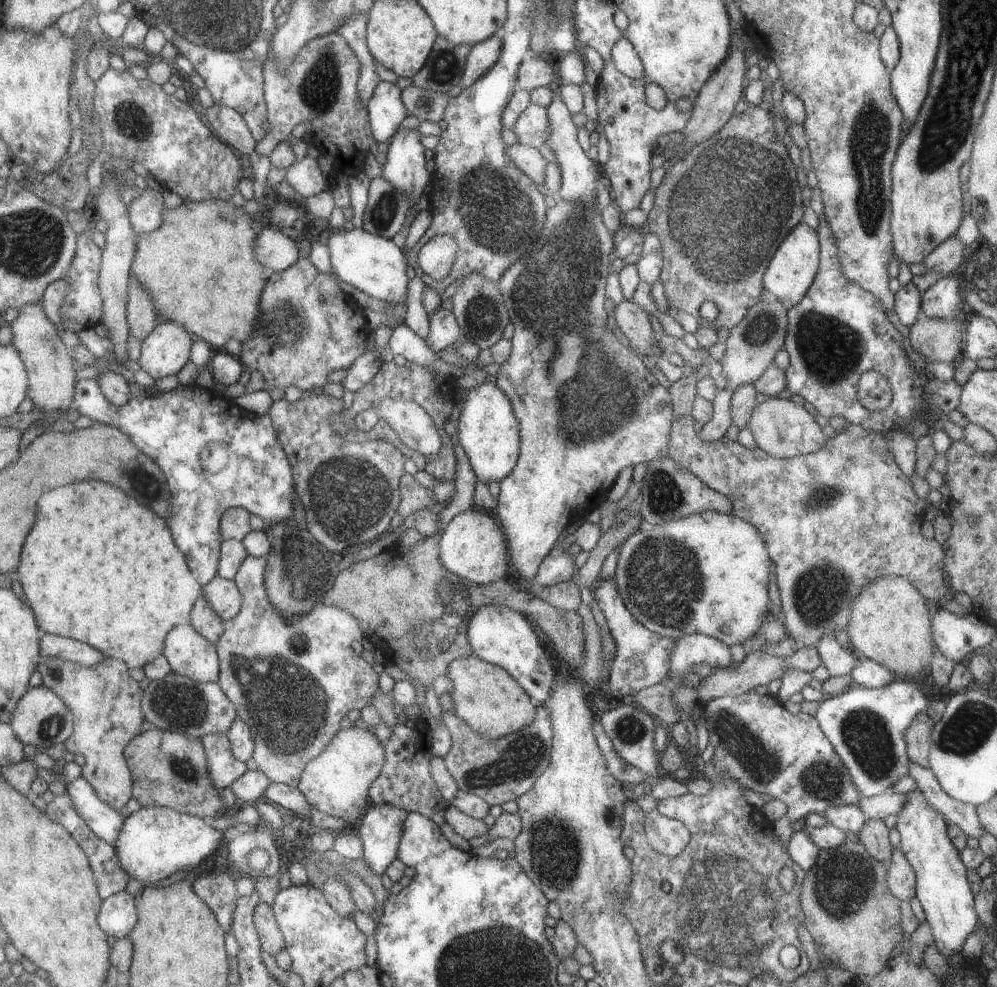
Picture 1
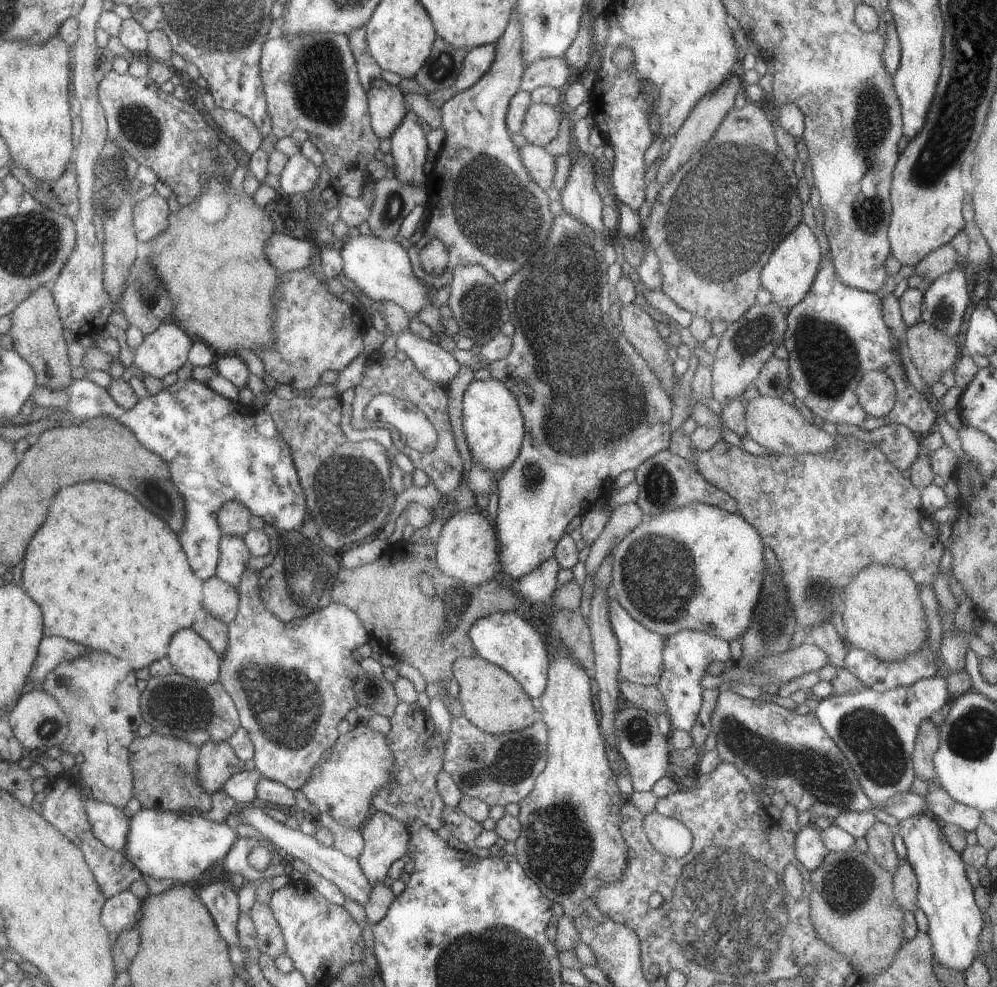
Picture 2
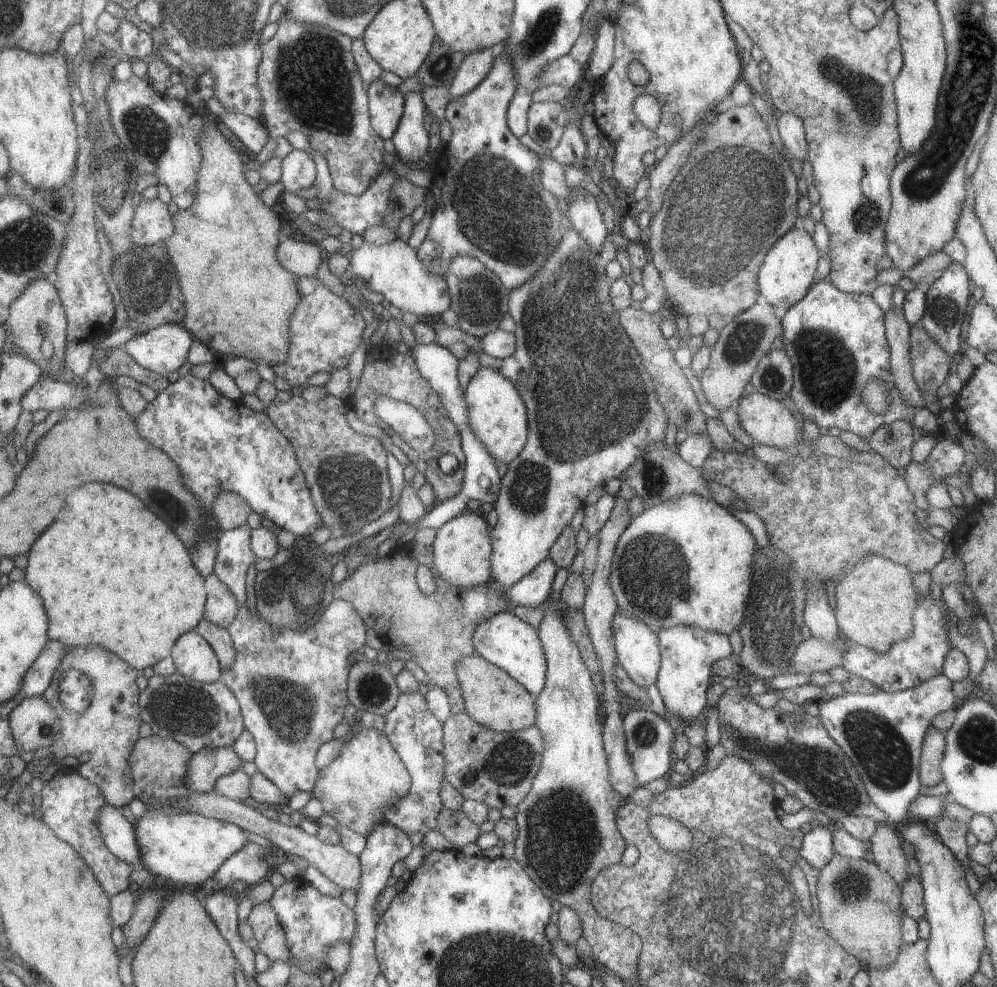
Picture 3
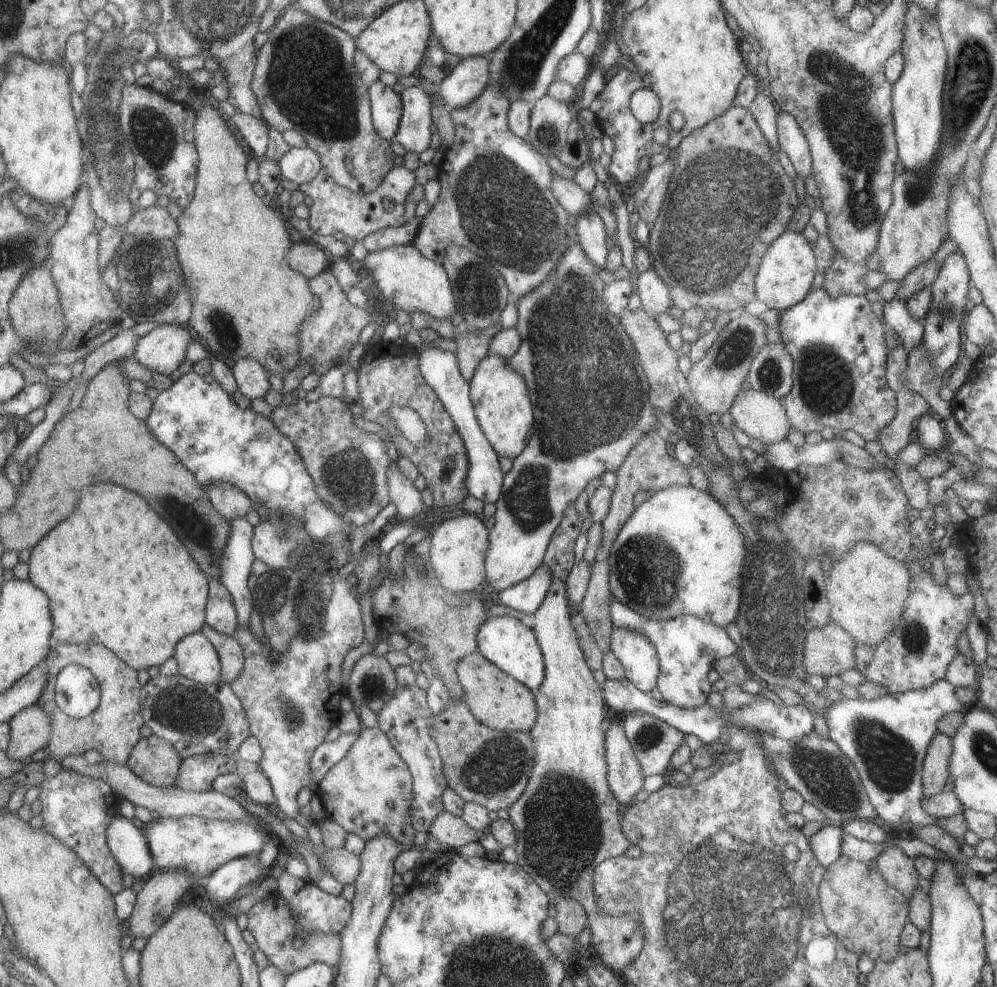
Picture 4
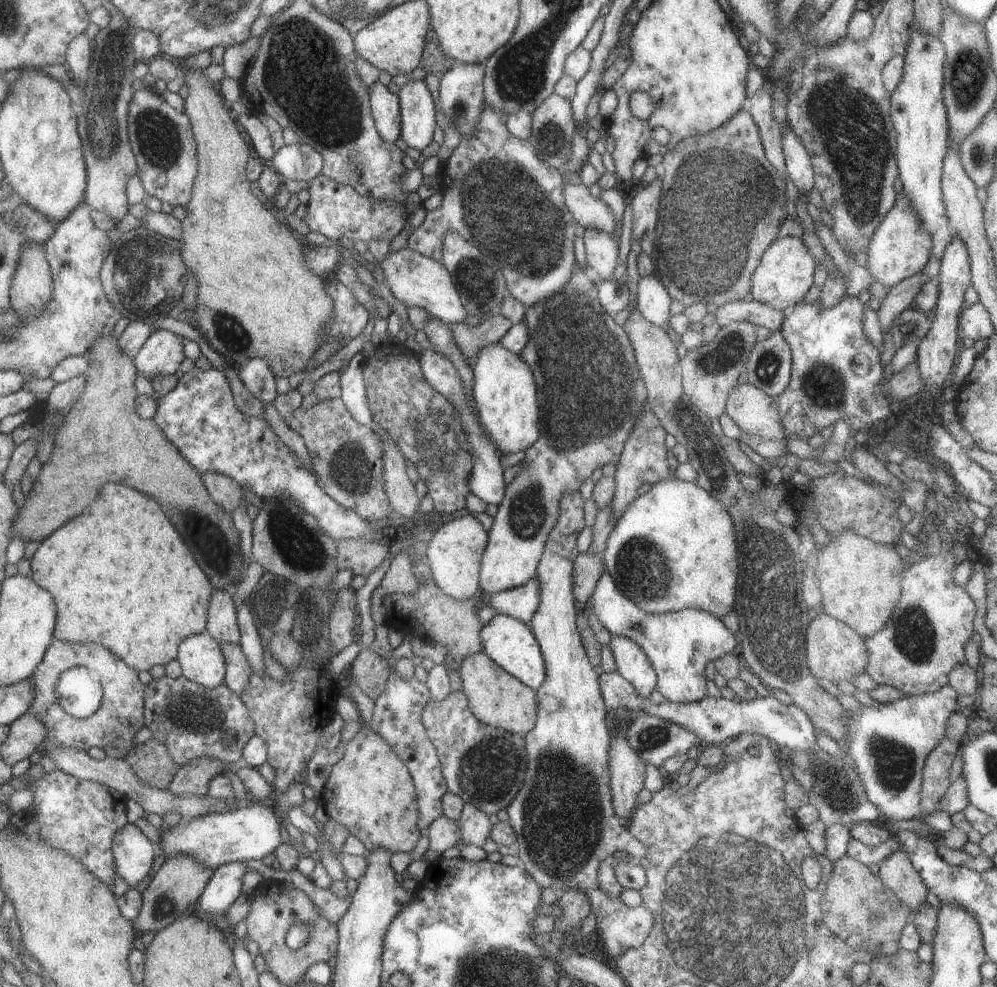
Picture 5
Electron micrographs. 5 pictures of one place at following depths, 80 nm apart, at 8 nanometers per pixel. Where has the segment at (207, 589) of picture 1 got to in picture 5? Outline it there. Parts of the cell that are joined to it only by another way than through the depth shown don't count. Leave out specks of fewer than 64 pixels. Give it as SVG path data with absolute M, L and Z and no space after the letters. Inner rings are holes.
M213 588L207 607L205 632L218 643L237 643L240 637L232 593Z

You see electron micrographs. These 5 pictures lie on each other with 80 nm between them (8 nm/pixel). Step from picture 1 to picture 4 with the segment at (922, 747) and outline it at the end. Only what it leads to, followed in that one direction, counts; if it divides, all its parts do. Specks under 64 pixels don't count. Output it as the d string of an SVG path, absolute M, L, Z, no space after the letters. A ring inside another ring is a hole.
M937 731L931 738L922 762L923 797L930 797L941 792L941 788L947 782L950 748L950 738L945 734Z

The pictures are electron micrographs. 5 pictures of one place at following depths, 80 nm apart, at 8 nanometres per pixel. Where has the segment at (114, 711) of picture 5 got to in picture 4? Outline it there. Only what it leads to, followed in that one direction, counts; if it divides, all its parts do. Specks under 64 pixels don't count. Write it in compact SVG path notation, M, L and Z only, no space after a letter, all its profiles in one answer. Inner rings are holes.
M52 643L48 650L47 656L44 658L48 670L48 678L44 686L41 696L36 702L43 711L47 712L51 721L52 733L49 742L45 748L49 757L60 761L67 755L83 755L86 750L93 748L95 752L101 755L101 762L117 763L118 765L125 765L127 757L135 743L140 739L139 728L144 724L142 716L140 715L140 684L136 679L136 670L127 666L119 657L111 652L107 647L100 644L67 644L67 643ZM67 665L81 665L91 671L91 674L98 680L100 686L100 700L95 710L86 717L74 719L67 716L64 712L59 710L59 707L54 701L54 682L56 681L57 673Z

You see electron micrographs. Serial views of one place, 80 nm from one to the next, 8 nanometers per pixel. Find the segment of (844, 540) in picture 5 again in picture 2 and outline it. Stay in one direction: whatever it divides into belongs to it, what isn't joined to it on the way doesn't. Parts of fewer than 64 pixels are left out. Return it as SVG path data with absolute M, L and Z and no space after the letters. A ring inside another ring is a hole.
M879 564L865 567L849 581L843 596L840 612L845 635L842 638L849 647L867 651L880 661L901 661L924 644L928 629L919 601L919 588L904 570Z

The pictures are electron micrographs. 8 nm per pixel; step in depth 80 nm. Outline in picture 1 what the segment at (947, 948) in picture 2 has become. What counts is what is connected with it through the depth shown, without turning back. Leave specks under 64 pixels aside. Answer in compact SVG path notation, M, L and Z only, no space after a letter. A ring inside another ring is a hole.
M920 789L911 790L904 794L906 799L903 801L899 812L896 812L896 825L894 826L900 836L899 848L902 850L903 856L914 870L916 880L914 888L914 896L919 900L924 912L926 923L929 925L931 934L933 935L933 944L937 950L947 960L953 958L953 952L960 952L966 936L971 933L973 927L976 927L977 916L973 911L973 894L969 889L967 881L967 870L960 861L958 850L951 844L949 836L947 836L947 822L936 811L923 796Z

